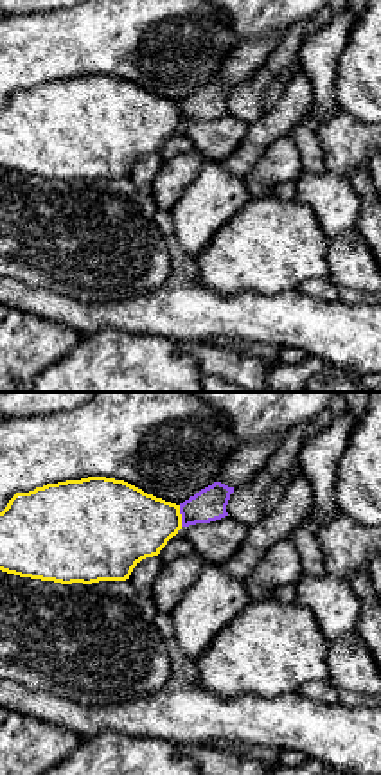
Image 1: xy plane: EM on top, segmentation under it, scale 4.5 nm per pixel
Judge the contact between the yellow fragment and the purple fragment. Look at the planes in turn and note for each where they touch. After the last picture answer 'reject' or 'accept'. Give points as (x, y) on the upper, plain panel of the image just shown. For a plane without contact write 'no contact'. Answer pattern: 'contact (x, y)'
contact (180, 114)

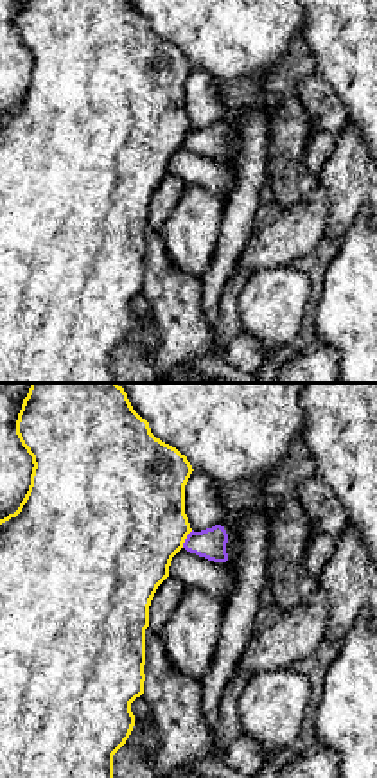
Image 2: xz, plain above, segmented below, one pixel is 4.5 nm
contact (185, 135)

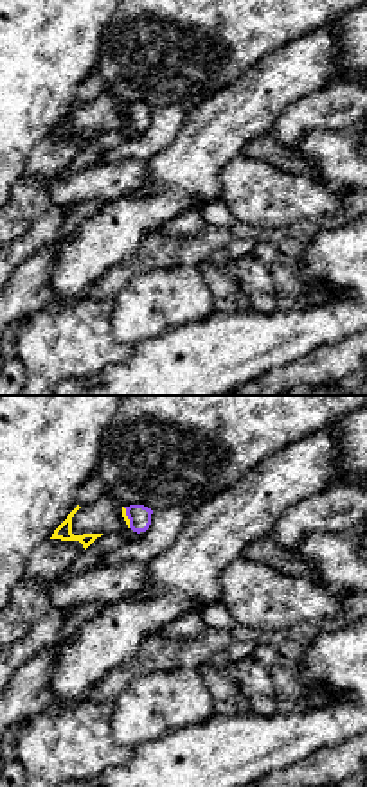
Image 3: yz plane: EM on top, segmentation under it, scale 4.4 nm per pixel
contact (126, 115)

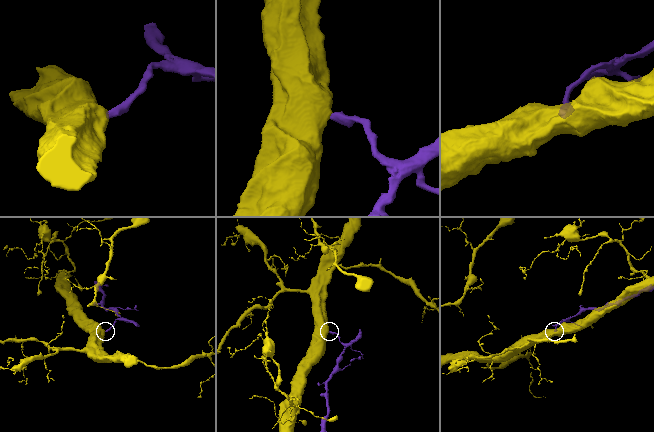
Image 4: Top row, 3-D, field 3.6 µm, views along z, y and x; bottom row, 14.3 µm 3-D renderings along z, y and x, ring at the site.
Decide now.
reject

